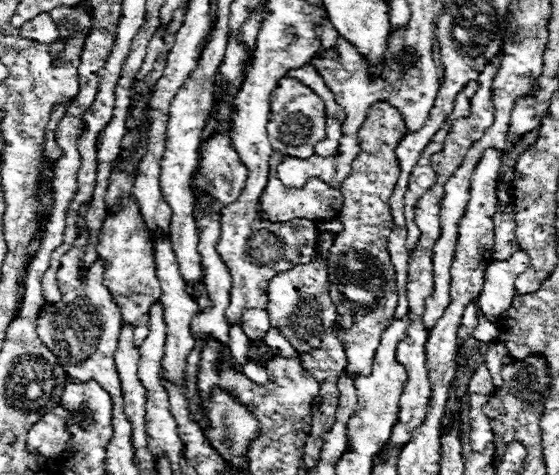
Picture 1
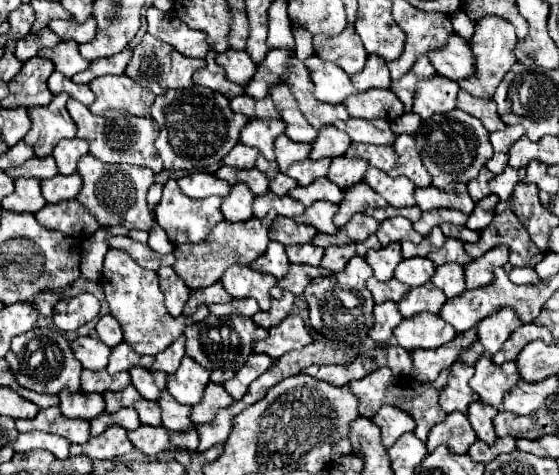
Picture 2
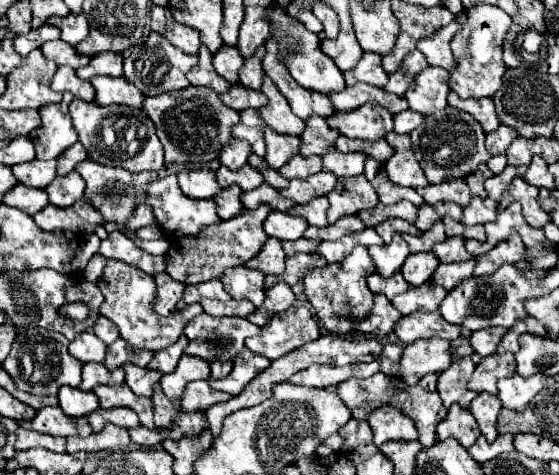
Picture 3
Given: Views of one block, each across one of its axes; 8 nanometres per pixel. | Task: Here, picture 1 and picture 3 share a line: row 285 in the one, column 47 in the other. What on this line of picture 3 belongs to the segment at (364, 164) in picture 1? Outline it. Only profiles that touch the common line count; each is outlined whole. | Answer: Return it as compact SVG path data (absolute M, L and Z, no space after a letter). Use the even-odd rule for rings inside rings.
M44 328L20 330L12 344L12 352L2 362L2 366L12 376L18 390L36 396L56 396L60 386L64 384L72 388L80 386L82 362L78 362L68 354L68 340L64 336L60 336L58 332L48 332Z

